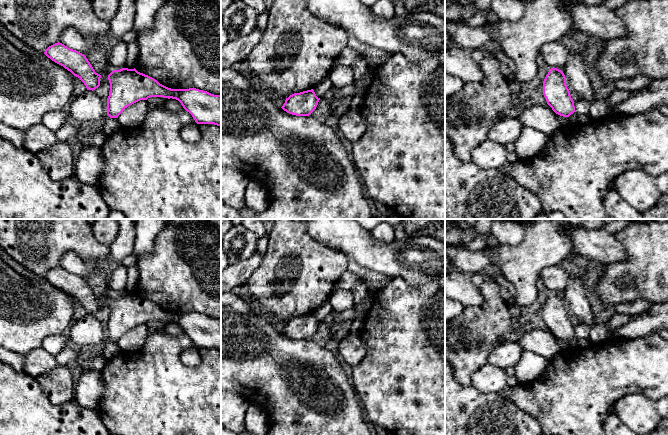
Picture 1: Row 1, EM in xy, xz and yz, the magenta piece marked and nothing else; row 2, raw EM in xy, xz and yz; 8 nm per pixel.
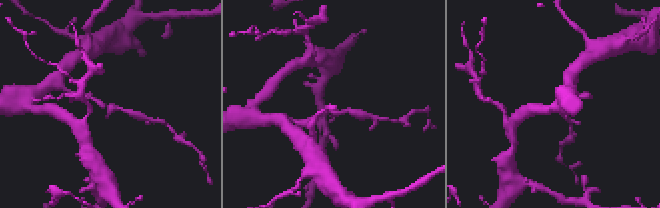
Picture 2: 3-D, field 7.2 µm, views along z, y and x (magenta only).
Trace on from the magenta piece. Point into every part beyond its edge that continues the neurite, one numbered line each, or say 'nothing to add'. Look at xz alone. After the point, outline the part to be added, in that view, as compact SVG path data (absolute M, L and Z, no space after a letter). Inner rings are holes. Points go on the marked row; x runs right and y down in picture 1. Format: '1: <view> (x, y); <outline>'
nothing to add

